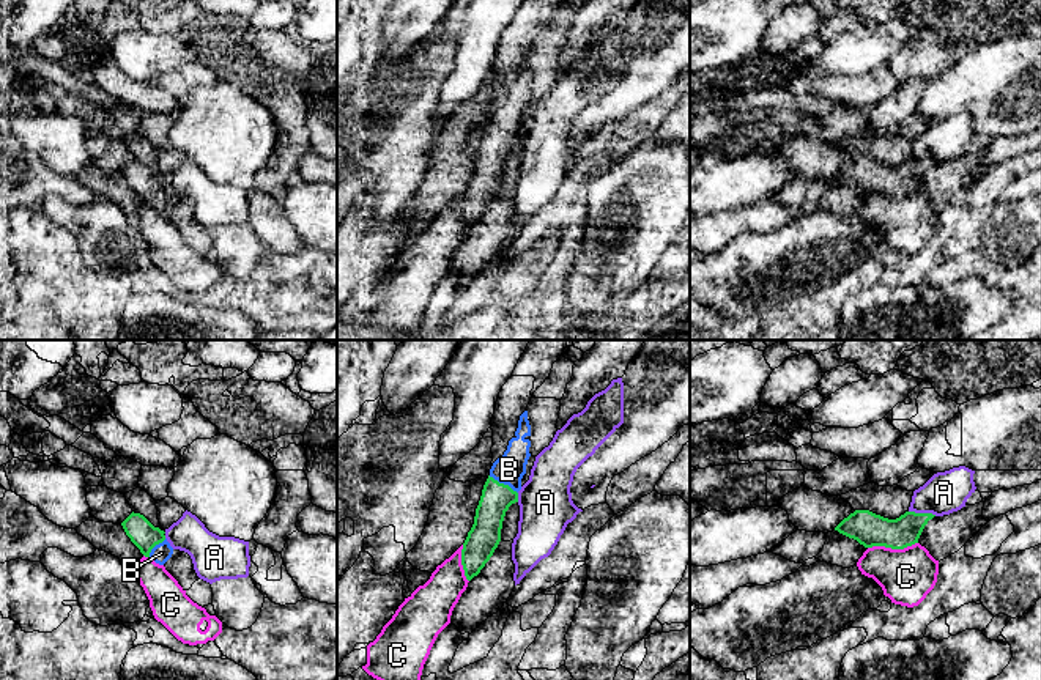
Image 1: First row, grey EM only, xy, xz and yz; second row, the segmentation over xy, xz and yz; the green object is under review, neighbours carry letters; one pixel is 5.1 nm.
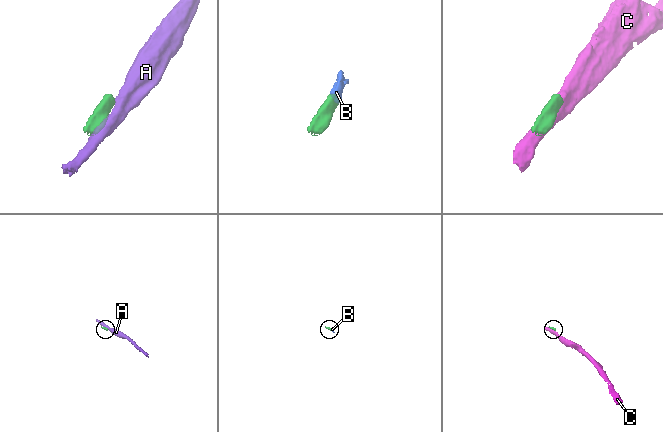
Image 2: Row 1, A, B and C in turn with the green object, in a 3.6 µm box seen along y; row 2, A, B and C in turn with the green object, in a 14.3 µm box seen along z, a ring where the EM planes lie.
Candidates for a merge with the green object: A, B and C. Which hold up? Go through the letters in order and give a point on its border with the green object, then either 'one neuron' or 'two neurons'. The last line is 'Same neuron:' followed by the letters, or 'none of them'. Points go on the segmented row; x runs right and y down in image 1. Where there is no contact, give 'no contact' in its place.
A: meets green in yz at (923, 513); two neurons
B: meets green in xz at (503, 484); one neuron
C: meets green in yz at (892, 548); two neurons
Same neuron: B

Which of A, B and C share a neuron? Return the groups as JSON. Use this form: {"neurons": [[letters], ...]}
{"neurons": [["A"], ["B"], ["C"]]}

